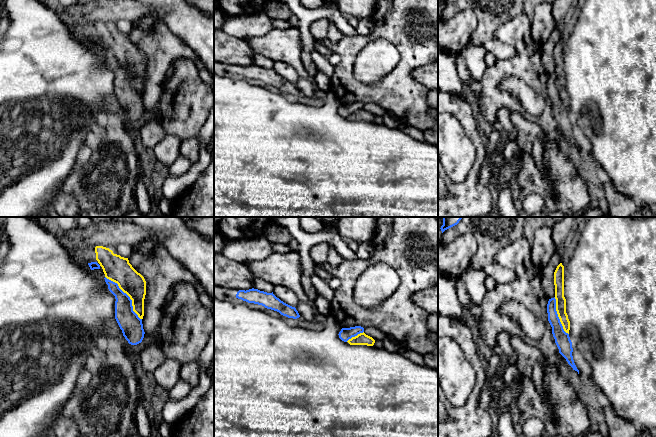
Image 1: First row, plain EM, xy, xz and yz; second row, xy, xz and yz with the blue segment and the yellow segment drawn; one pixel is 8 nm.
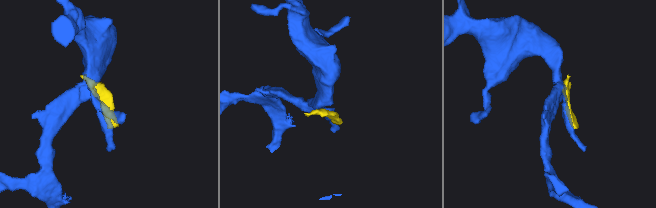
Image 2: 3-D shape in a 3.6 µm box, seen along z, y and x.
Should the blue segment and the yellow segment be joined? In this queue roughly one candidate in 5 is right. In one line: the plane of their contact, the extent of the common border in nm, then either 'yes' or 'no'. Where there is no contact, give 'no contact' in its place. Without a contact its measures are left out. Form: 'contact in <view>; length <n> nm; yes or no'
contact in xy; length 460 nm; yes

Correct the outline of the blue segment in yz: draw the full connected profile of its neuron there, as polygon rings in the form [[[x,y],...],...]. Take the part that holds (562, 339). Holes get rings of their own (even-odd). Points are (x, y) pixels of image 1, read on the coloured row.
[[[560,263],[554,272],[555,297],[547,304],[548,321],[552,327],[552,334],[559,353],[568,364],[577,371],[572,352],[572,342],[569,337],[570,321],[566,313],[566,299],[564,297],[564,266]]]

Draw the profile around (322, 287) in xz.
[[[316,274],[311,277],[311,281],[318,295],[331,302],[333,299],[334,289],[329,285],[329,283]]]

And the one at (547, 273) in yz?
[[[561,249],[554,253],[549,263],[541,269],[541,282],[546,296],[555,297],[554,272],[561,263]]]

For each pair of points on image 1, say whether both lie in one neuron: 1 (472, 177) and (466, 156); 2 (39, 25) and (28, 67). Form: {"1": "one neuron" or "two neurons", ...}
{"1": "two neurons", "2": "one neuron"}

